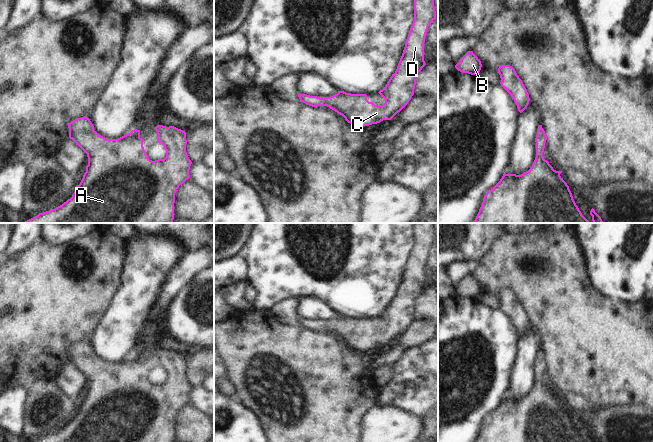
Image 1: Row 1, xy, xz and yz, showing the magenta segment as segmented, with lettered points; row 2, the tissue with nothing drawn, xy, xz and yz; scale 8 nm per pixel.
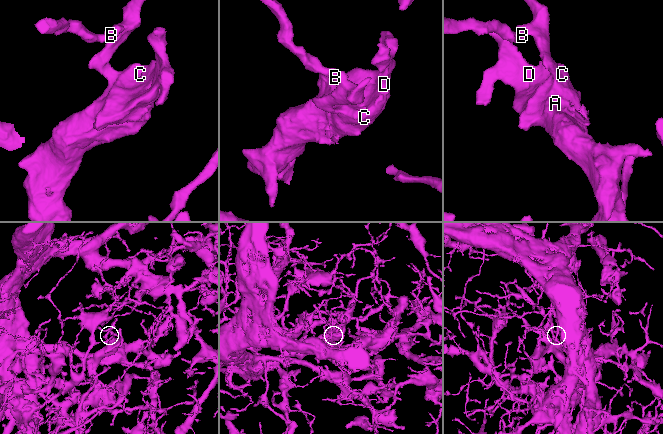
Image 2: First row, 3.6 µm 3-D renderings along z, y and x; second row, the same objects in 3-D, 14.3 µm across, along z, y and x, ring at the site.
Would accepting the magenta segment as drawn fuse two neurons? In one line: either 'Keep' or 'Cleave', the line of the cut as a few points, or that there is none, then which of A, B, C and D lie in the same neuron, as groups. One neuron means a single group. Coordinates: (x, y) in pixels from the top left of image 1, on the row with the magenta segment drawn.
Keep. No split. Groups: A B C D.

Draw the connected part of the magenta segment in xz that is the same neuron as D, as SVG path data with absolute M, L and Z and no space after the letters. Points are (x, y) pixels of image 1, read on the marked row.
M414 0L414 21L397 69L385 87L378 92L385 99L383 105L369 102L366 94L351 94L344 91L324 98L299 93L300 102L312 107L327 106L358 128L391 120L414 95L416 75L426 65L424 61L426 33L435 19L434 0Z

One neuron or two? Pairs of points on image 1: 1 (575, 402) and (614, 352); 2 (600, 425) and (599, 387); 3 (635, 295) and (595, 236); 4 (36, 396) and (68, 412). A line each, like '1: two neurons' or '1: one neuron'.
1: two neurons
2: two neurons
3: one neuron
4: one neuron

